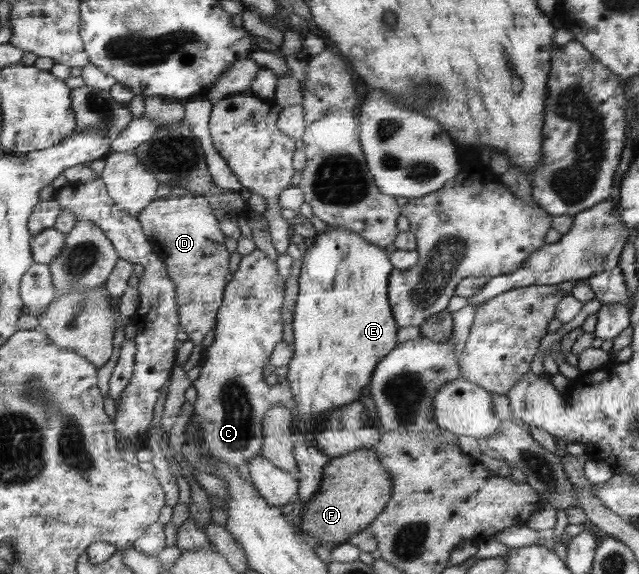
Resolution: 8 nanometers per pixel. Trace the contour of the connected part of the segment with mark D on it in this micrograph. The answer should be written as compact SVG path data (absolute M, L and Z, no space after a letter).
M189 192L183 196L171 196L166 193L159 195L159 198L146 206L142 213L138 214L138 219L142 222L142 227L150 241L154 244L154 250L167 265L170 280L176 286L176 303L179 307L181 330L183 330L189 339L195 345L203 342L203 336L209 334L216 328L219 309L224 305L224 296L228 282L225 276L229 276L229 250L225 246L227 236L223 234L219 219L215 211L209 204L205 196L193 196Z

